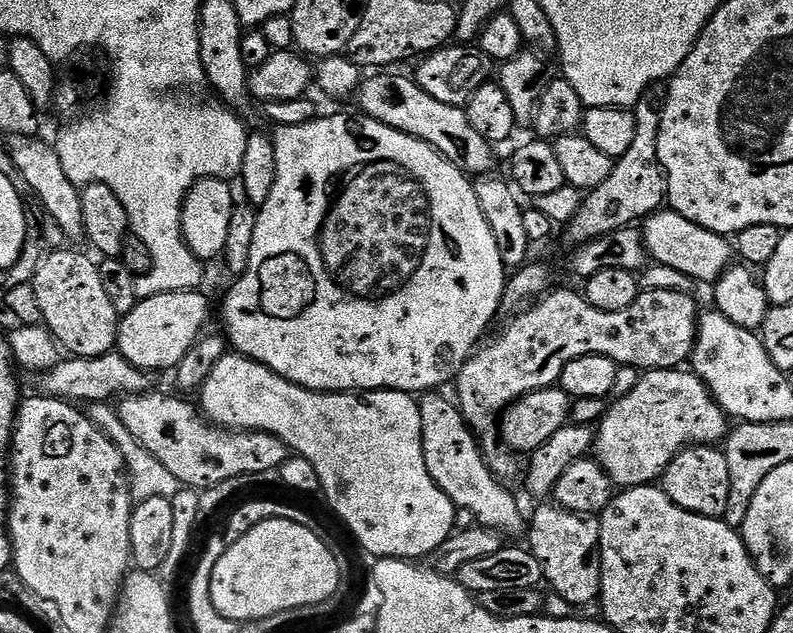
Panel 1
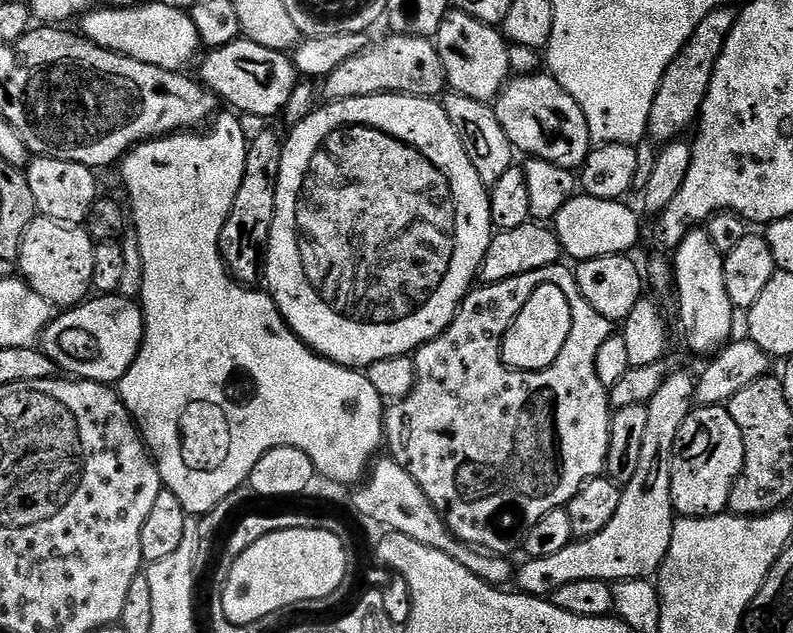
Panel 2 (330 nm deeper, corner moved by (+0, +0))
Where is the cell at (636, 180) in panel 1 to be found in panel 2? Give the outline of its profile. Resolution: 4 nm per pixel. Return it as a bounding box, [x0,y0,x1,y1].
[648,7,737,146]

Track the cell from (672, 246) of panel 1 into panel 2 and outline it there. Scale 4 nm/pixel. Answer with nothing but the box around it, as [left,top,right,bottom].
[554,194,640,262]

